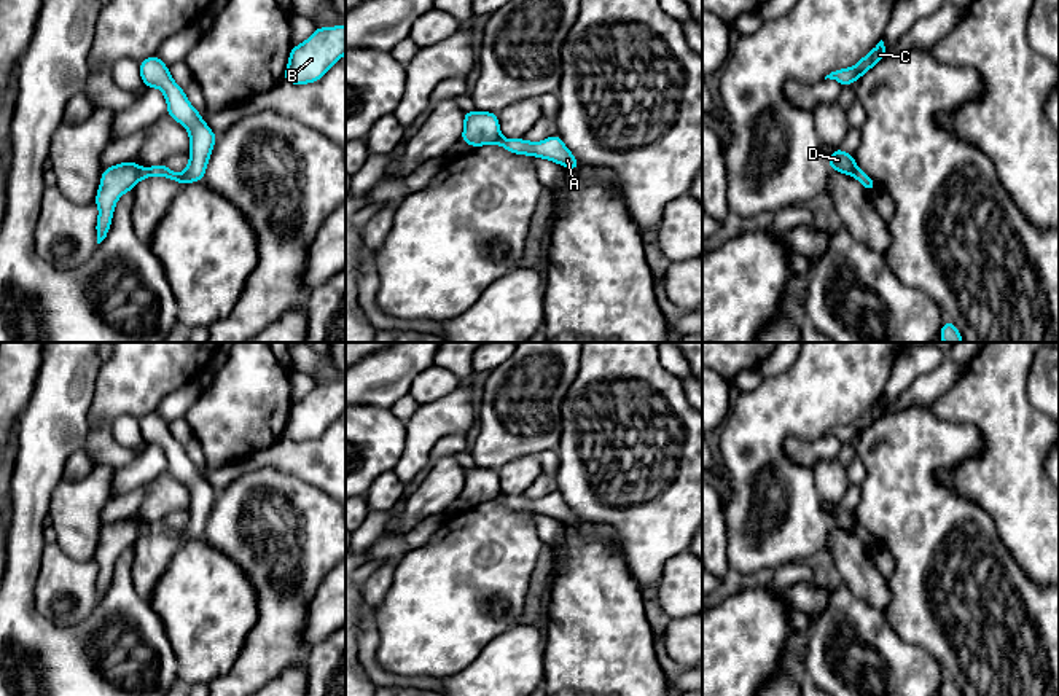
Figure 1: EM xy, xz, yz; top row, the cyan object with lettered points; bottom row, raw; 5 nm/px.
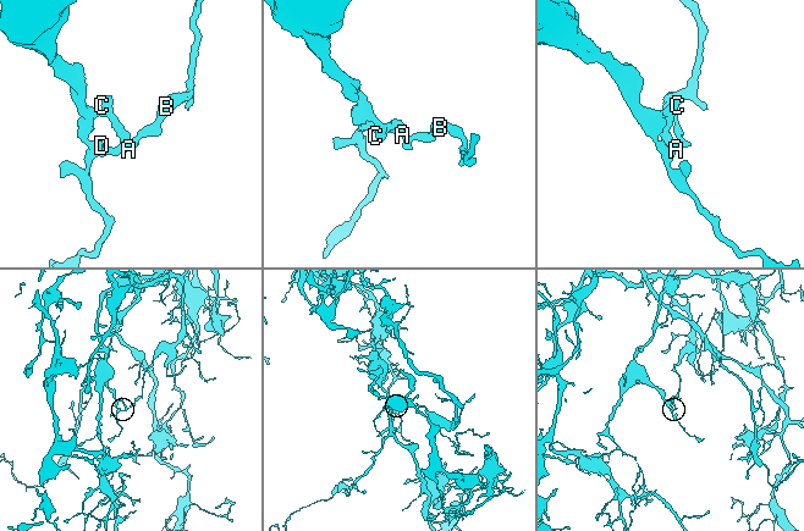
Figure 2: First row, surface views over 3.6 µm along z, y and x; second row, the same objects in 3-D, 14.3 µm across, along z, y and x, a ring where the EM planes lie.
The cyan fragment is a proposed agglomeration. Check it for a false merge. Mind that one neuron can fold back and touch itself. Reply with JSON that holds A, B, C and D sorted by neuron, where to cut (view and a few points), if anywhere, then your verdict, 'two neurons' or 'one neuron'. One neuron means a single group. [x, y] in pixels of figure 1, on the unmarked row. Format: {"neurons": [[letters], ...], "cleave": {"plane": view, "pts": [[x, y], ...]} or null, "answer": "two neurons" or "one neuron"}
{"neurons": [["A", "B", "C"], ["D"]], "cleave": {"plane": "xy", "pts": [[140, 524], [137, 537]]}, "answer": "two neurons"}

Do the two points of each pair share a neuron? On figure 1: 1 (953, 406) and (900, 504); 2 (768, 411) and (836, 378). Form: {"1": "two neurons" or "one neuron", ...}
{"1": "two neurons", "2": "one neuron"}

